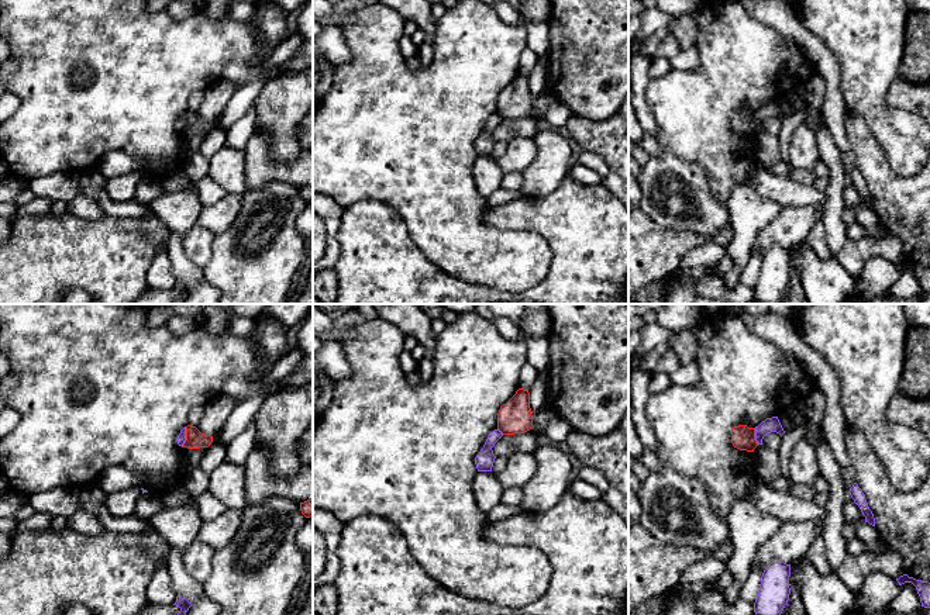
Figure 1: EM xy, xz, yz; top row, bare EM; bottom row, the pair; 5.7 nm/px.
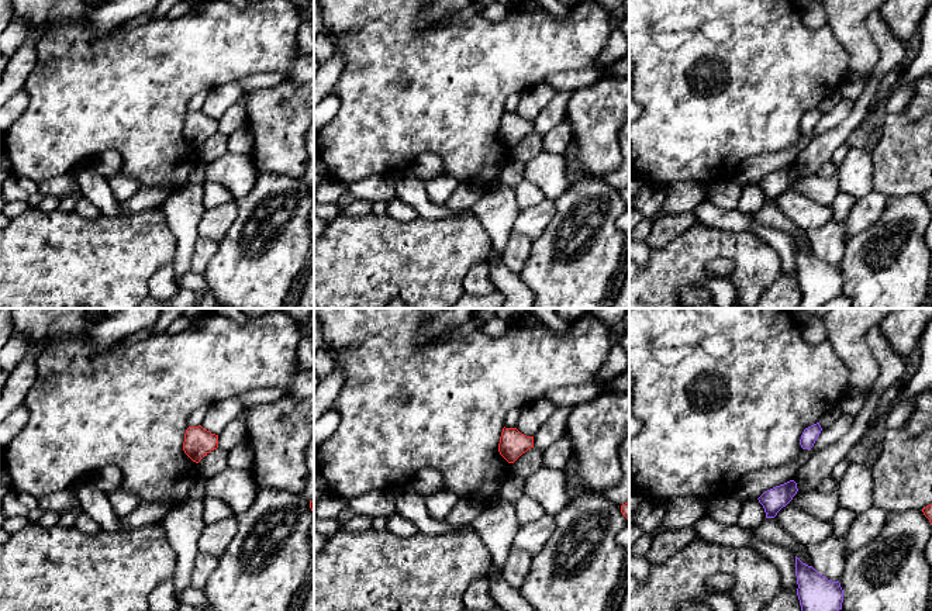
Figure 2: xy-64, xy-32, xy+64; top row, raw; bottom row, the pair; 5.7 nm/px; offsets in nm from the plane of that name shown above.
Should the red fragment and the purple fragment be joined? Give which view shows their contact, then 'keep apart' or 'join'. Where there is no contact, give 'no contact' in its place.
xy | keep apart

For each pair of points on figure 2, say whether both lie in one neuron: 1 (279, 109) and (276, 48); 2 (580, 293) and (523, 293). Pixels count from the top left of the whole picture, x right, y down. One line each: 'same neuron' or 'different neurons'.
1: different neurons
2: different neurons

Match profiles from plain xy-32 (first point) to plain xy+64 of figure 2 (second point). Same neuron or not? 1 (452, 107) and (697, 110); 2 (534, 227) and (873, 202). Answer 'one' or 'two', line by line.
1: one
2: one

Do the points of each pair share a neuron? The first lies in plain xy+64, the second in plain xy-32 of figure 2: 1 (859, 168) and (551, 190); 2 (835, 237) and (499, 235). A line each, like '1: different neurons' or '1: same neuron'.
1: same neuron
2: different neurons

